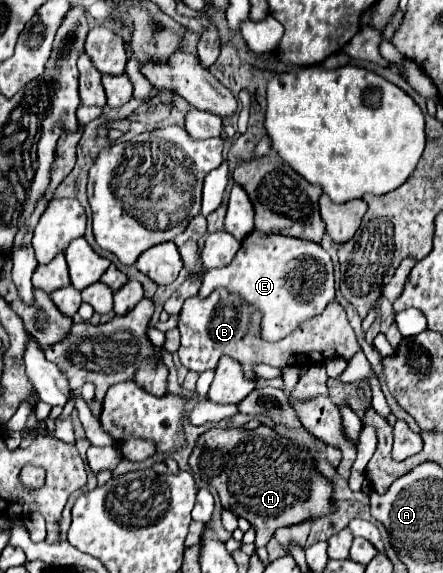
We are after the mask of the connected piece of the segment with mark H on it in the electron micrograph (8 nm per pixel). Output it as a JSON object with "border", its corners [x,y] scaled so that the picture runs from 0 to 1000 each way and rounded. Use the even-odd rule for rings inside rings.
{"border":[[[585,743],[585,747],[576,747],[576,750],[553,750],[553,747],[476,747],[476,750],[467,750],[463,757],[449,761],[445,778],[436,782],[436,792],[431,792],[431,799],[427,799],[427,813],[431,813],[431,824],[436,824],[440,831],[449,831],[458,841],[467,841],[472,848],[481,848],[481,852],[490,855],[503,887],[530,894],[535,901],[558,904],[558,908],[580,921],[580,939],[576,939],[576,953],[580,953],[580,956],[585,956],[585,953],[598,953],[598,949],[612,942],[612,935],[621,932],[621,925],[634,921],[634,918],[643,918],[643,914],[675,914],[675,911],[693,908],[693,901],[720,904],[720,901],[747,894],[747,848],[743,848],[743,841],[738,841],[729,831],[720,831],[720,827],[711,824],[702,792],[698,792],[693,785],[679,785],[675,778],[666,782],[666,775],[661,775],[657,768],[634,764],[634,761],[630,761],[621,750],[612,750],[607,743]]]}

